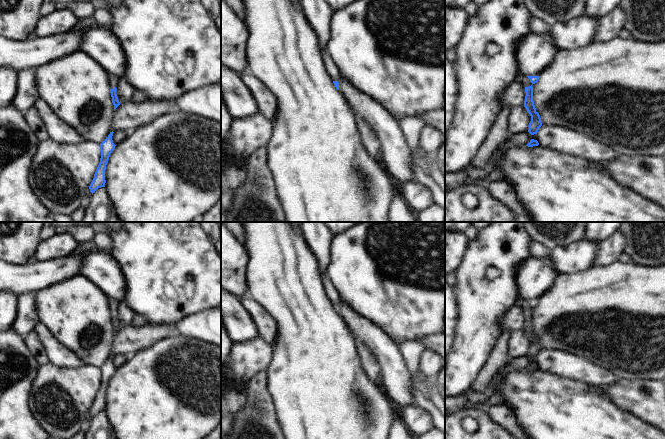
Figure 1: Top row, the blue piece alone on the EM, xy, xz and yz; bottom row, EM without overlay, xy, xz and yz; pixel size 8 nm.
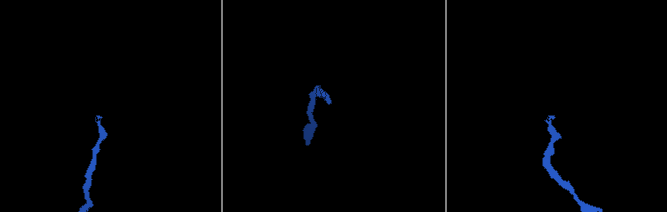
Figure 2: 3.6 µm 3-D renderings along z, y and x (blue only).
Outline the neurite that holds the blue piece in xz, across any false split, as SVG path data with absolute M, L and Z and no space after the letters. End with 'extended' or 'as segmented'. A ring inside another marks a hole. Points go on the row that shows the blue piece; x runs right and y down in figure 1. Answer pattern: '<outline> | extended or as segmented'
M318 44L318 51L319 51L320 57L324 63L326 73L333 80L333 83L334 83L336 89L339 90L339 83L337 80L340 77L340 73L339 73L338 69L335 67L335 65L333 64L333 62L327 55L326 50L323 49L319 44Z | extended

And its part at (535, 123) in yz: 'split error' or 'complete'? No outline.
split error

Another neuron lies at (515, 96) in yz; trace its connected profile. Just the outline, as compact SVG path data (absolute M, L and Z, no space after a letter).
M514 83L504 94L502 98L503 107L523 107L525 101L525 85L523 83Z

